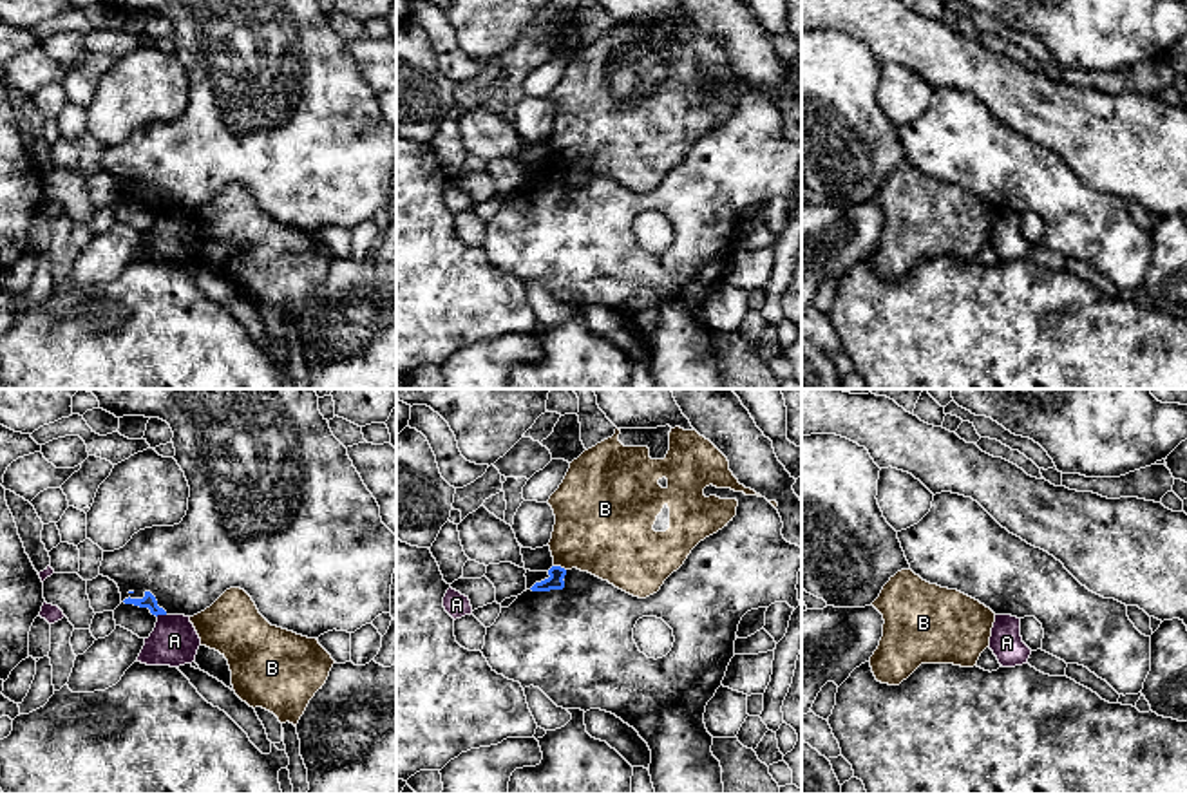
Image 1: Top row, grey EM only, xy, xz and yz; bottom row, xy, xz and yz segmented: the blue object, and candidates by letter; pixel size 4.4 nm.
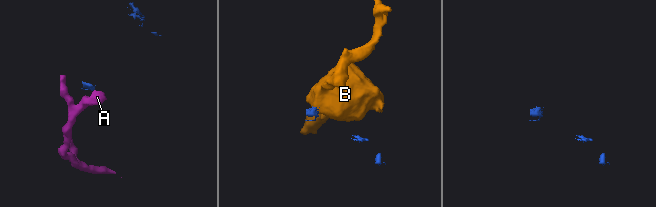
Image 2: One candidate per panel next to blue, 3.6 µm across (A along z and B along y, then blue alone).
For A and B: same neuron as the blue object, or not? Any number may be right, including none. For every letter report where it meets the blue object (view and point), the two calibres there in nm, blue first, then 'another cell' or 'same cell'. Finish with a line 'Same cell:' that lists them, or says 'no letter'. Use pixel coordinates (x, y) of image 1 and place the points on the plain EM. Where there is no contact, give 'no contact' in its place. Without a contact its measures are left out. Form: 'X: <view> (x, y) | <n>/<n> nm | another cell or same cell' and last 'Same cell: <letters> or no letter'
A: xy (160, 208) | 70/220 nm | another cell
B: xz (560, 161) | 70/400 nm | another cell
Same cell: no letter

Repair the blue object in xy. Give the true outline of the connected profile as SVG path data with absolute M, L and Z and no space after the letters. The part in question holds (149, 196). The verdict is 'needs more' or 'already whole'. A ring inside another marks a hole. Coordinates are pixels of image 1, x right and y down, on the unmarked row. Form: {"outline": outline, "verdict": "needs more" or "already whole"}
{"outline": "M100 0L100 4L123 11L159 13L174 27L174 54L185 67L190 81L188 105L179 119L152 121L139 125L119 145L103 147L100 170L114 175L121 188L121 197L148 203L152 210L194 212L210 203L226 184L241 183L255 197L259 208L271 219L308 233L318 233L328 226L355 228L382 208L391 208L391 179L396 165L396 130L382 118L380 101L364 80L360 69L347 51L347 43L333 31L328 14L318 0Z", "verdict": "needs more"}

